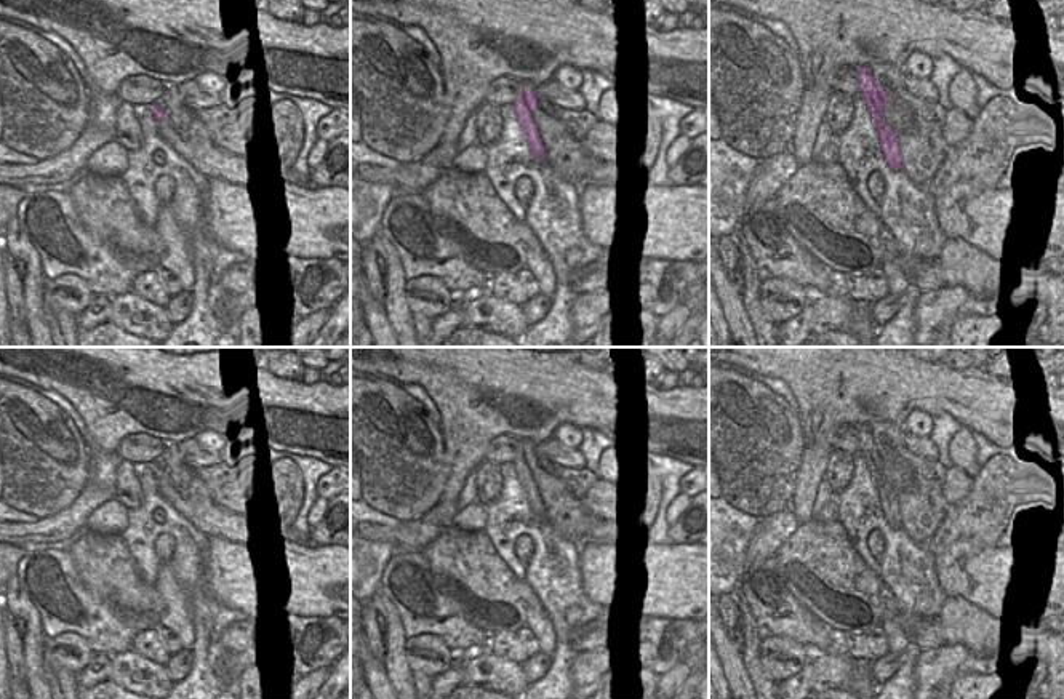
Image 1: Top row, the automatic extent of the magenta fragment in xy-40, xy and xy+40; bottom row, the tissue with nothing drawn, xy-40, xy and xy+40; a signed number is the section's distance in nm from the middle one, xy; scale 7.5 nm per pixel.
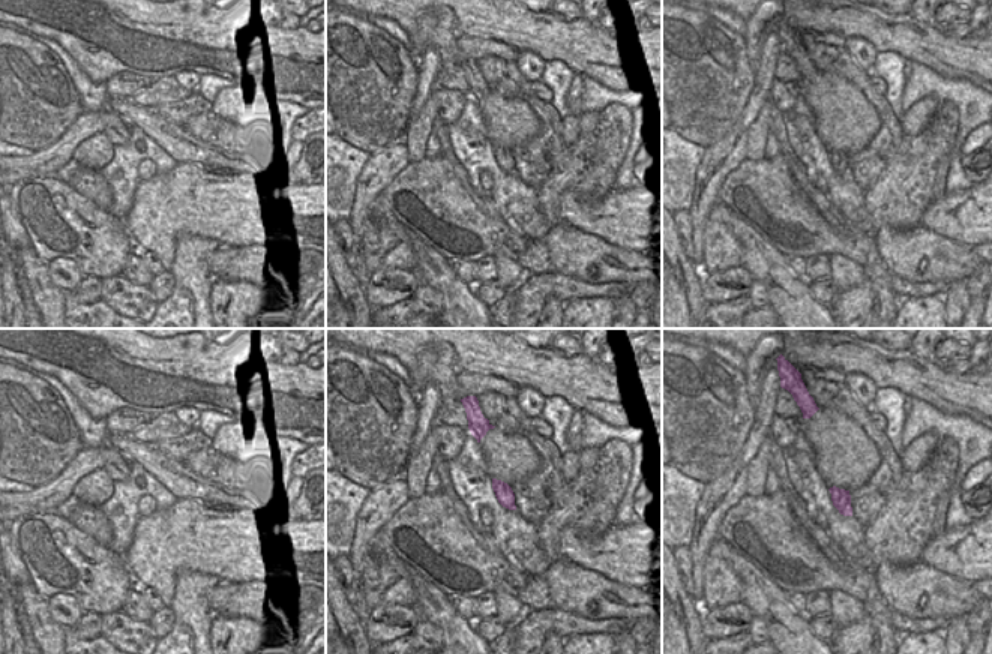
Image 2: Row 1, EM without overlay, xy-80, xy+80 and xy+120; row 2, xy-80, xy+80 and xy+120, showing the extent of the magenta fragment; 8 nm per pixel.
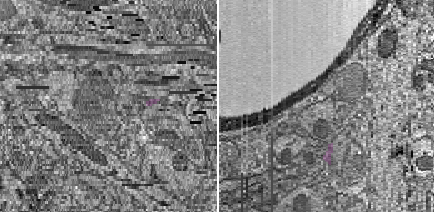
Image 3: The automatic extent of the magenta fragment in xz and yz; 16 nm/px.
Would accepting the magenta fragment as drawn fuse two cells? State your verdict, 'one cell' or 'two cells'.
one cell

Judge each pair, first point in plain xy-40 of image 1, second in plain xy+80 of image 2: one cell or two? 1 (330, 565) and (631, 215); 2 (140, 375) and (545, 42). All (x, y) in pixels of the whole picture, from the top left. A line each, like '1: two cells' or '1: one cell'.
1: one cell
2: one cell

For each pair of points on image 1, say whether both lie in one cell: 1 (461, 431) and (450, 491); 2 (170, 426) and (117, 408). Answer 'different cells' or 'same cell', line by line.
1: same cell
2: same cell

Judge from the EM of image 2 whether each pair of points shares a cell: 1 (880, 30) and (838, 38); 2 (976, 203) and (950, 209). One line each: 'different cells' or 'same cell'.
1: same cell
2: same cell

